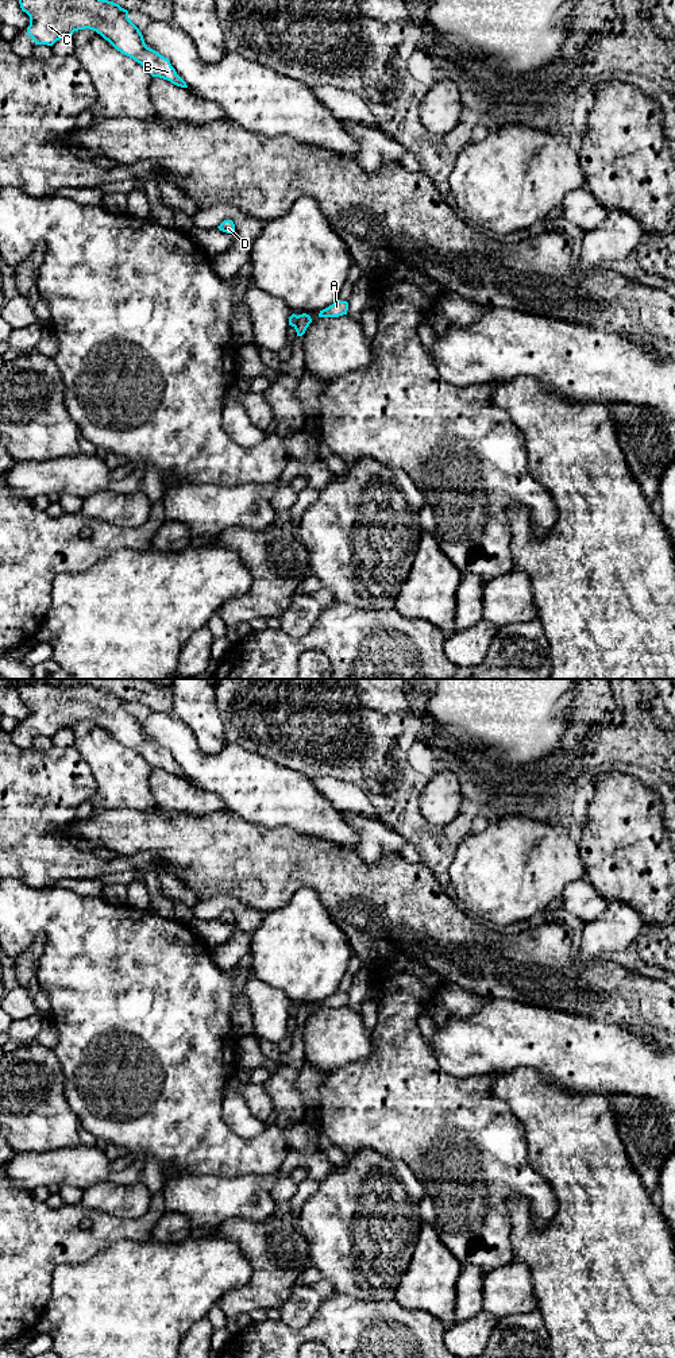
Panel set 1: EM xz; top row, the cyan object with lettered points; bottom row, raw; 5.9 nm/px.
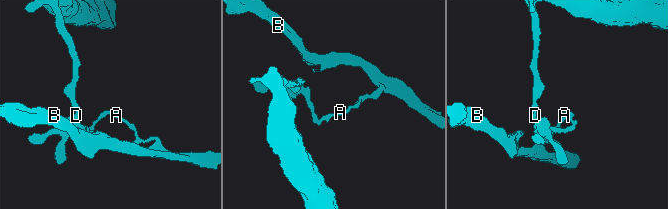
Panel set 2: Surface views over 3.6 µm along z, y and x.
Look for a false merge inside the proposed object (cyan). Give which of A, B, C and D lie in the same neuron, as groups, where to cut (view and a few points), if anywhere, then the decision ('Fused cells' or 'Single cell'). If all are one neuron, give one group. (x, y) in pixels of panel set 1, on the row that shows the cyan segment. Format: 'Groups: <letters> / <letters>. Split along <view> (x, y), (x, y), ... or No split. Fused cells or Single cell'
Groups: A B C / D. Split along xz (297, 316), (297, 321), (293, 326). Fused cells

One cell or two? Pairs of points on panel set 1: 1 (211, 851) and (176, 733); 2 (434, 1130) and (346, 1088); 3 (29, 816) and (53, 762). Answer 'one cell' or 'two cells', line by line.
1: two cells
2: one cell
3: one cell

